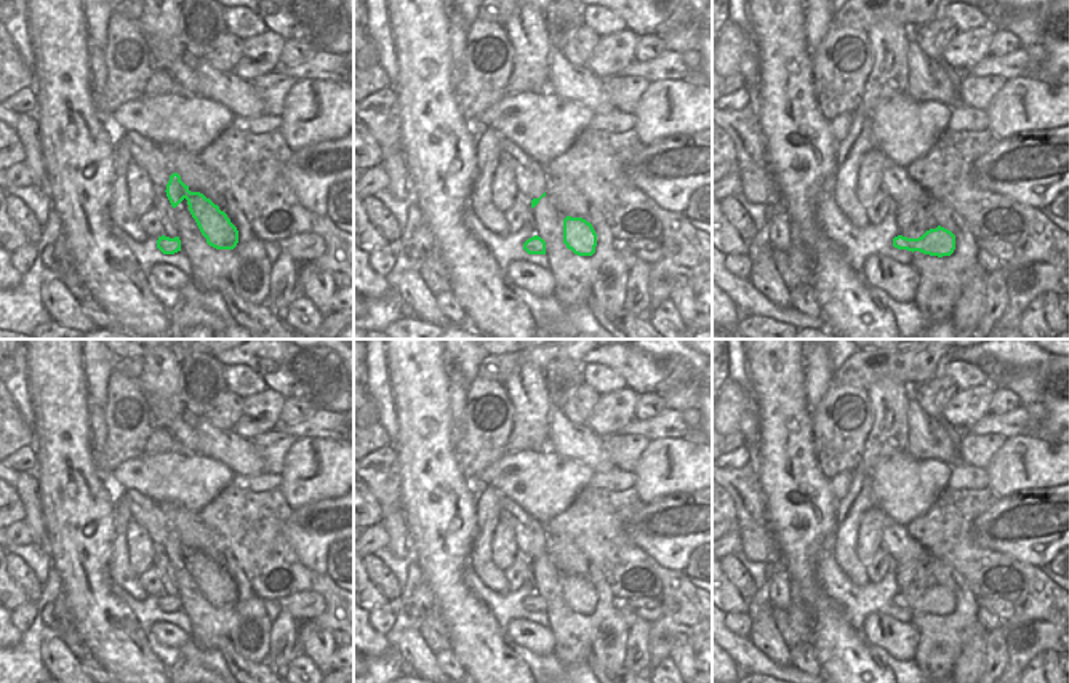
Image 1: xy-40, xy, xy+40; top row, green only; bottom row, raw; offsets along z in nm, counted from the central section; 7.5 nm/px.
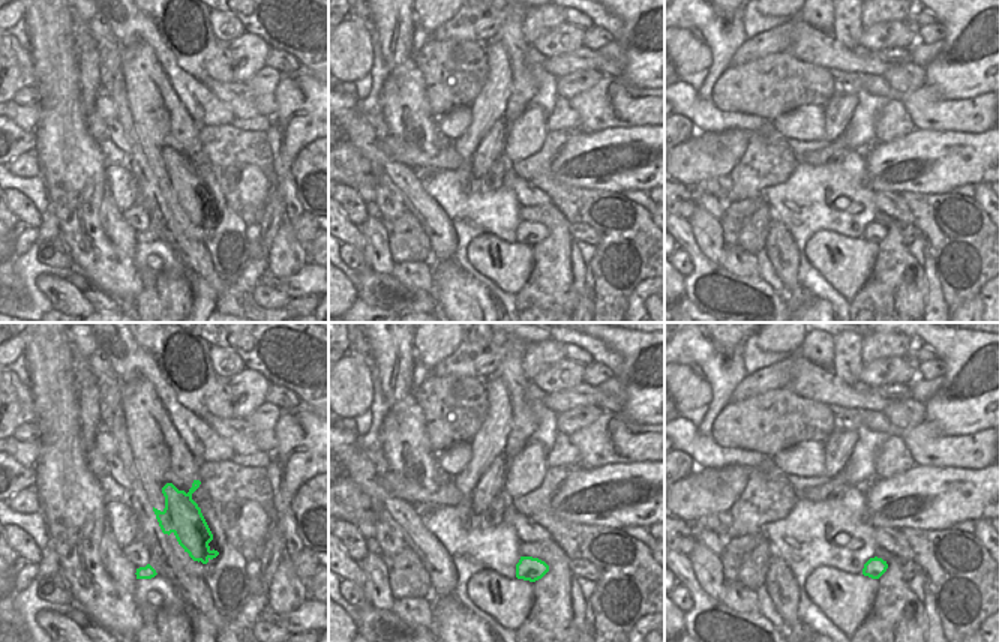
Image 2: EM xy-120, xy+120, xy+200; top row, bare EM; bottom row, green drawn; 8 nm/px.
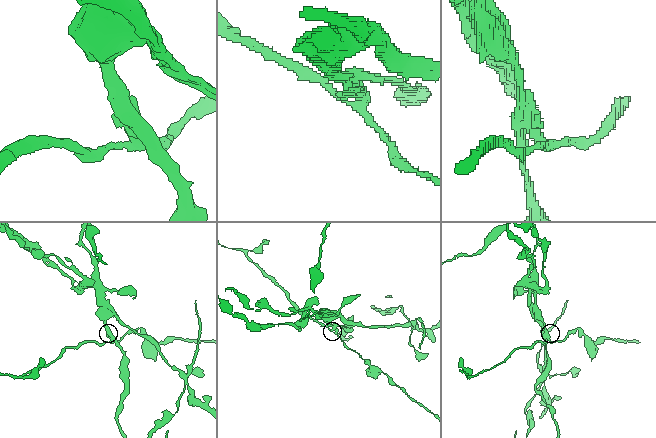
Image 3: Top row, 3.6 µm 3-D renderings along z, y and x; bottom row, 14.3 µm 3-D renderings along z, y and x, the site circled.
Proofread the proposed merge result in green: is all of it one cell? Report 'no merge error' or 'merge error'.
merge error

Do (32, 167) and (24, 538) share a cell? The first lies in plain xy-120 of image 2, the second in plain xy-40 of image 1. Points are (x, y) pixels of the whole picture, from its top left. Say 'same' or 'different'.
same

